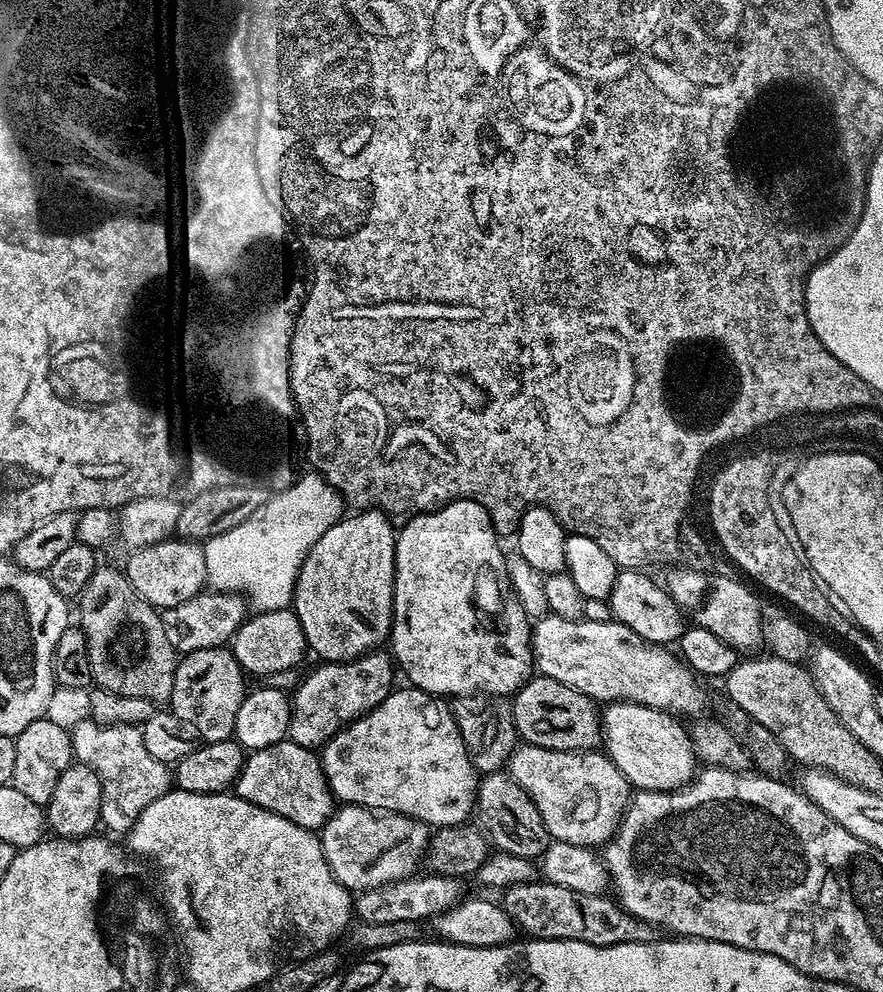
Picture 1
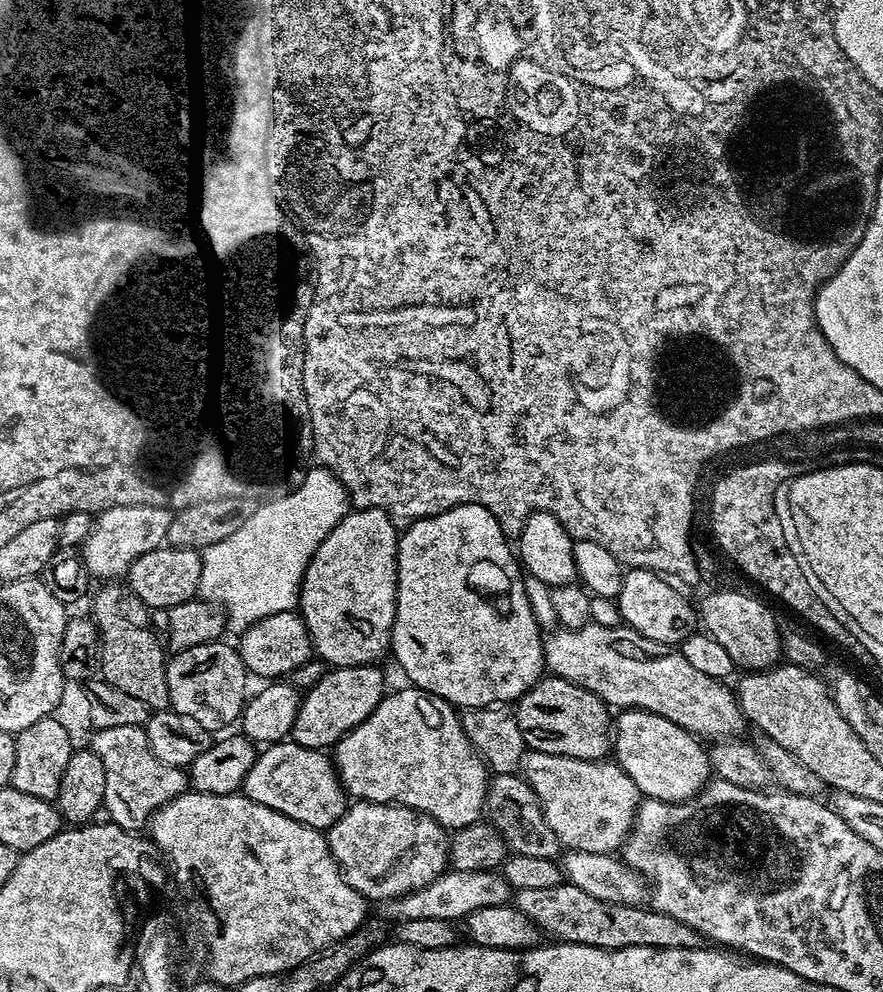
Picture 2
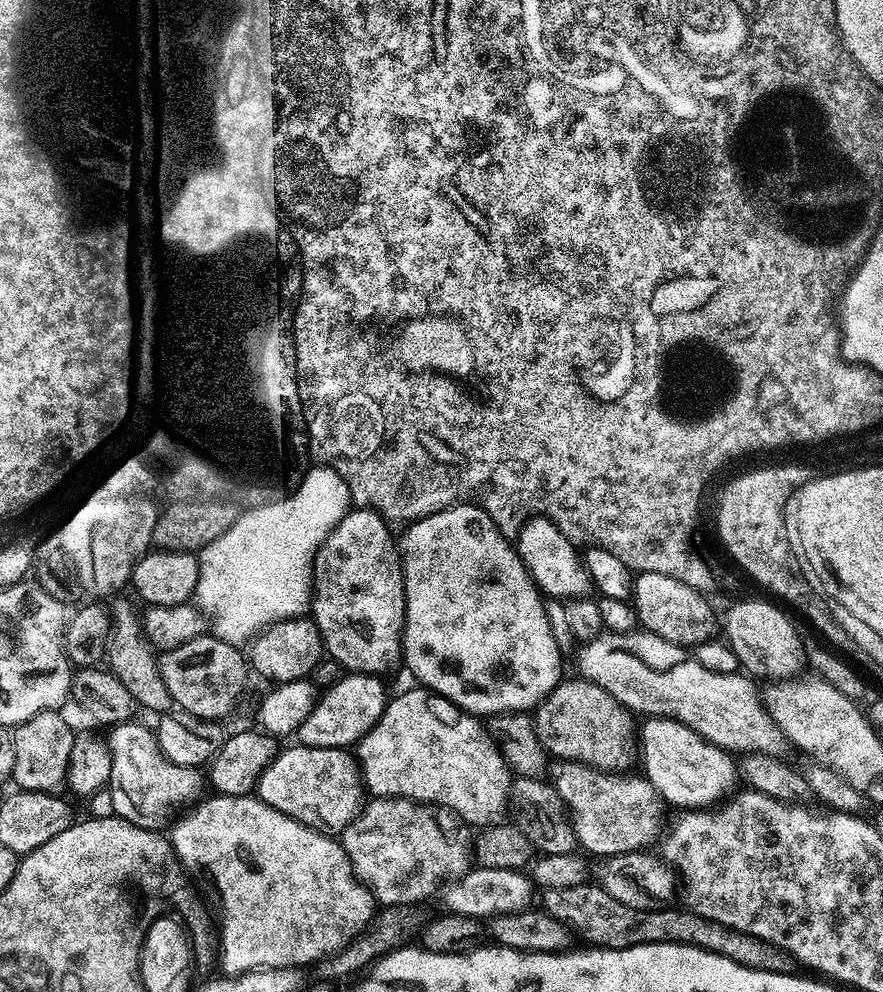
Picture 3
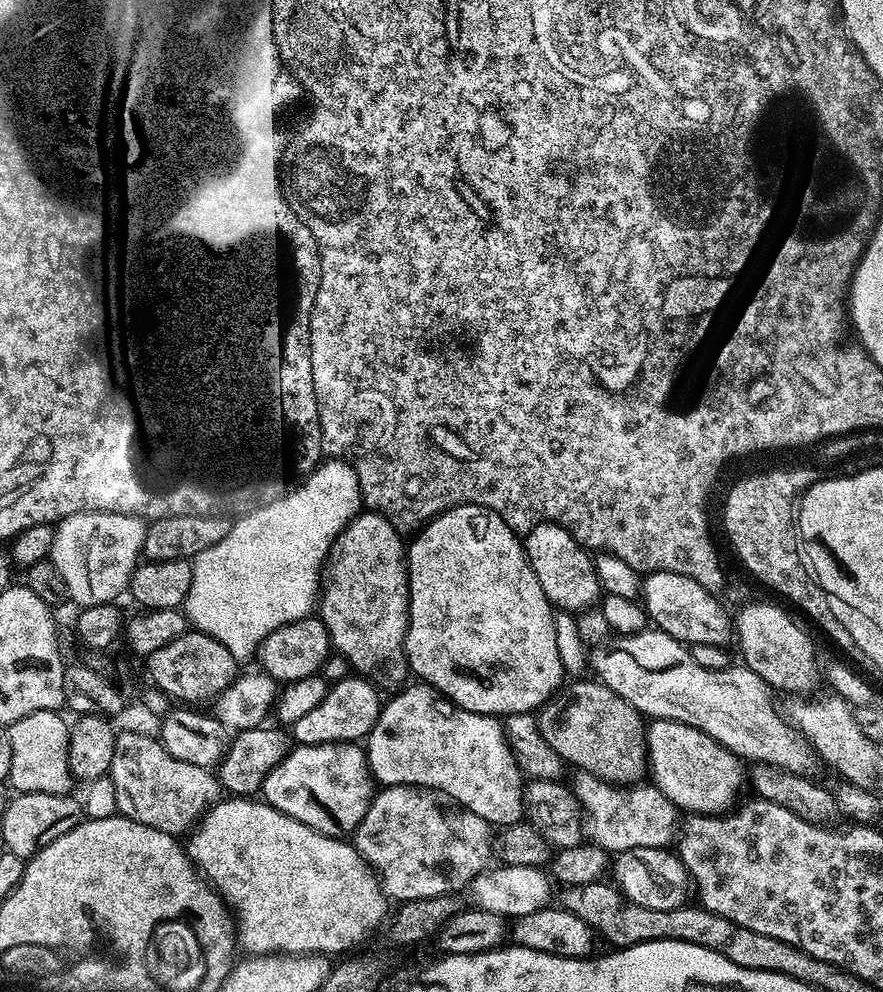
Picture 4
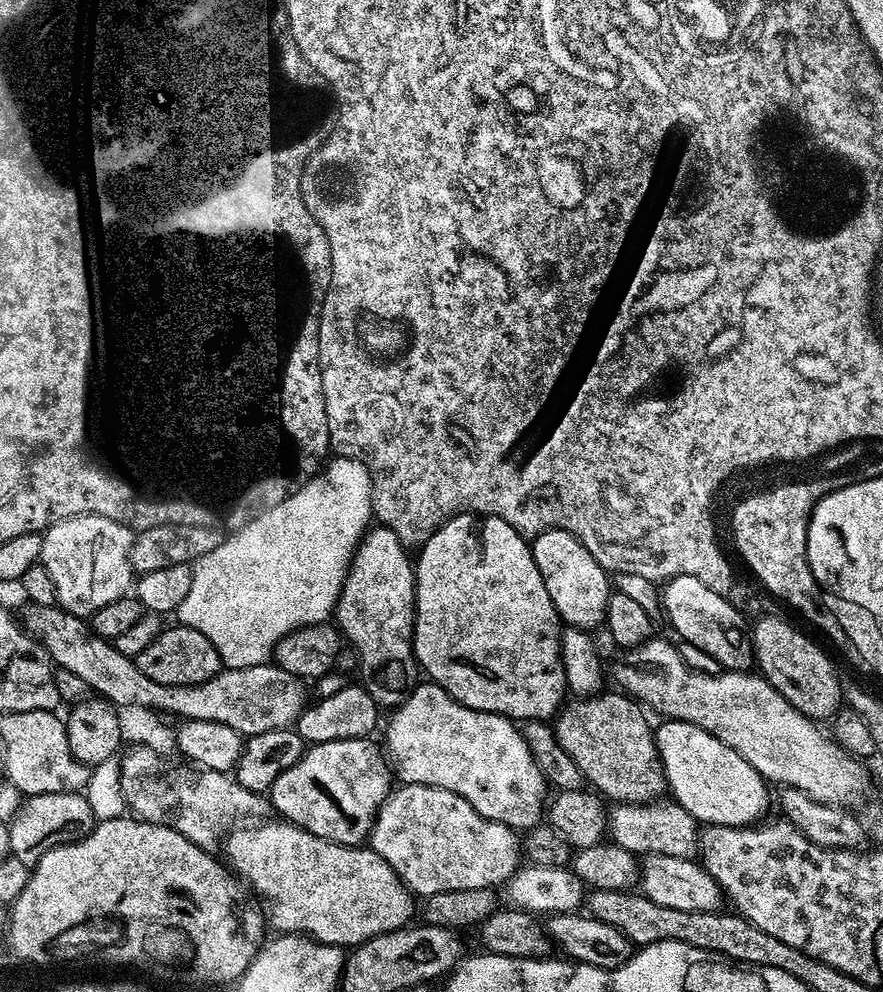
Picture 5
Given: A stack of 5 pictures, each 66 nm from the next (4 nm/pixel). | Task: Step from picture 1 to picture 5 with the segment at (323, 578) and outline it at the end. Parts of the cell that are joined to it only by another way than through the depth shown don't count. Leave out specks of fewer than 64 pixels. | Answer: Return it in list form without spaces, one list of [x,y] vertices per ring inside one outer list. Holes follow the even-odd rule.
[[[376,526],[365,535],[364,539],[360,541],[359,548],[356,549],[356,554],[352,558],[352,565],[348,567],[348,576],[344,579],[344,585],[340,591],[340,597],[336,603],[336,610],[334,613],[335,623],[338,625],[343,639],[347,641],[353,650],[357,652],[357,658],[360,659],[360,667],[358,669],[358,676],[361,676],[362,686],[370,694],[370,698],[374,698],[374,702],[381,708],[388,708],[387,710],[395,710],[401,704],[406,702],[406,698],[412,689],[418,683],[418,665],[416,662],[416,655],[412,649],[412,635],[414,634],[414,626],[416,625],[416,569],[414,567],[413,557],[408,557],[408,552],[404,549],[404,544],[400,541],[399,531],[396,528],[386,528],[383,526]]]

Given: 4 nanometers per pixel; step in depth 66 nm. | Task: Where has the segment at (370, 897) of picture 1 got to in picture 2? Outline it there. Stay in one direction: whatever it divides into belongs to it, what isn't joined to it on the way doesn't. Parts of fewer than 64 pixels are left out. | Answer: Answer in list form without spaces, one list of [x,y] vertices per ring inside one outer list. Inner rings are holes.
[[[448,870],[436,876],[422,889],[385,901],[381,908],[384,912],[383,917],[390,922],[417,920],[418,918],[438,918],[454,922],[464,919],[474,910],[505,904],[511,896],[512,888],[506,879],[495,871]]]

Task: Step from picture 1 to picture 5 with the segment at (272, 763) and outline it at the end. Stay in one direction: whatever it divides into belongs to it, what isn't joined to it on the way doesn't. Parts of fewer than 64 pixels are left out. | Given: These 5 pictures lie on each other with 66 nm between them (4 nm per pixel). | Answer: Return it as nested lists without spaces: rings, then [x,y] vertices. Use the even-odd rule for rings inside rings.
[[[371,739],[339,740],[311,745],[304,757],[290,770],[282,770],[270,789],[272,807],[287,823],[296,824],[310,834],[323,840],[332,840],[335,844],[360,846],[369,839],[369,832],[375,822],[379,808],[383,806],[394,788],[394,773],[385,753],[372,745]]]

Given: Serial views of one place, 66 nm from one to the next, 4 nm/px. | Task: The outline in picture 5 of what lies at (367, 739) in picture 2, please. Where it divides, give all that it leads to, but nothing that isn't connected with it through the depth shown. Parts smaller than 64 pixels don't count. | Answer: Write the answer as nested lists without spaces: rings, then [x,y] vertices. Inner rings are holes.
[[[431,682],[417,683],[406,702],[395,709],[391,716],[386,759],[395,779],[401,785],[425,784],[453,791],[464,798],[481,816],[515,830],[535,828],[545,819],[546,797],[549,795],[550,785],[538,770],[521,729],[508,717],[467,708],[466,705],[453,700],[446,690]]]

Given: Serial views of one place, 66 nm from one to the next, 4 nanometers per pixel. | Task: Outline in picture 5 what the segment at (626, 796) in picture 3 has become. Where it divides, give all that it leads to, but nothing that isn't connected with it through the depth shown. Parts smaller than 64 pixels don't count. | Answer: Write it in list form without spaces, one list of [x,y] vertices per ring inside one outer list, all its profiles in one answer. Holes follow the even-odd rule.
[[[675,802],[650,804],[616,804],[608,814],[611,843],[641,857],[670,855],[671,858],[692,858],[697,855],[701,825],[681,804]]]

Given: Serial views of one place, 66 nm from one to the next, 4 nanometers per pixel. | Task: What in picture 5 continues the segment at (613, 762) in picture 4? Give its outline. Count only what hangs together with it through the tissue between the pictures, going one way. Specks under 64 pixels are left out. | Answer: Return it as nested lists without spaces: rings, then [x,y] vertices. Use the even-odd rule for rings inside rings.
[[[619,690],[606,691],[569,699],[561,707],[554,720],[558,746],[578,762],[585,781],[601,797],[616,804],[659,801],[663,797],[660,795],[665,795],[668,780],[656,752],[653,725],[648,725],[645,709],[631,696]]]

